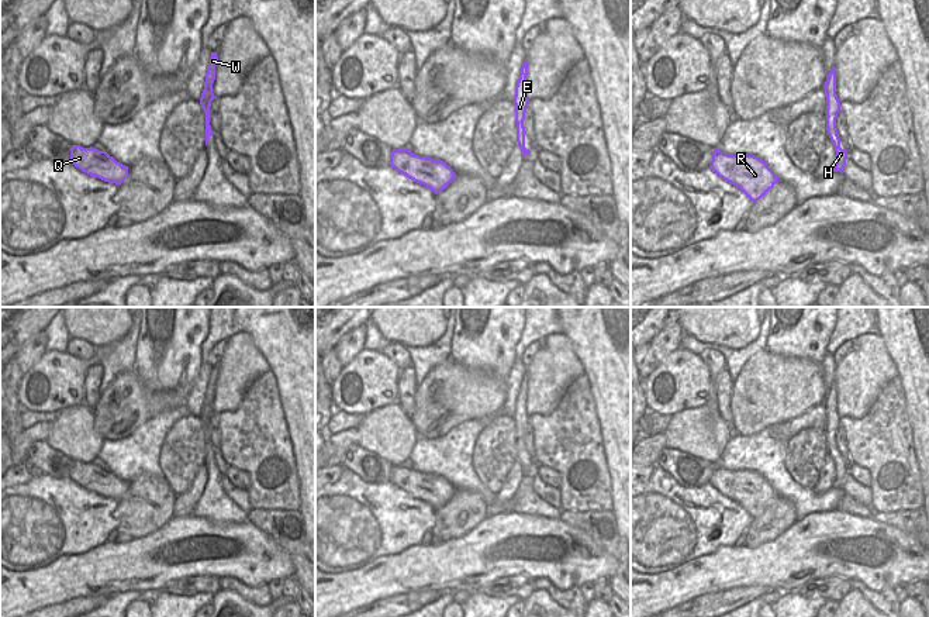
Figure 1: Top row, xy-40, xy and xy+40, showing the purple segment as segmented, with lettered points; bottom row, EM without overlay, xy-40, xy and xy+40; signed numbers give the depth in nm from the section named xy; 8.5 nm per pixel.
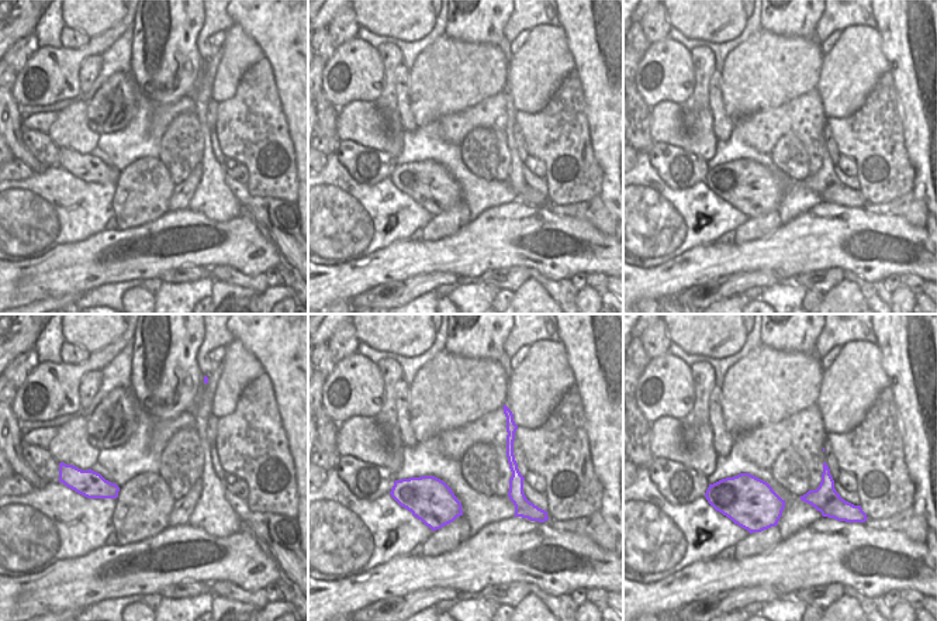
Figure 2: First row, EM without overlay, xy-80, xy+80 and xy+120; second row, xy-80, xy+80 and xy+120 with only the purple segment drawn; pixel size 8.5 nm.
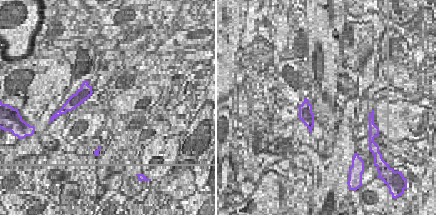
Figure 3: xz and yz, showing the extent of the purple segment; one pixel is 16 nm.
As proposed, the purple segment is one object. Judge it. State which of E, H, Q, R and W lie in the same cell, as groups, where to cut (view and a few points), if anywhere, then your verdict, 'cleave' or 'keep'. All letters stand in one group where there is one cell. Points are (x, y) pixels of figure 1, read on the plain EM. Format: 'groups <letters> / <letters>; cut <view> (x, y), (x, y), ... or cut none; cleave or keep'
groups E H Q R W; cut none; keep

